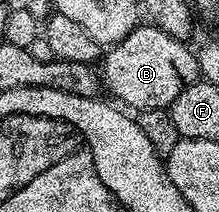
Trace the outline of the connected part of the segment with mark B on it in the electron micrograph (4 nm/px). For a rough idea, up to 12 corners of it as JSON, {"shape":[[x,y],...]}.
{"shape":[[151,23],[105,52],[103,88],[169,108],[199,58]]}

